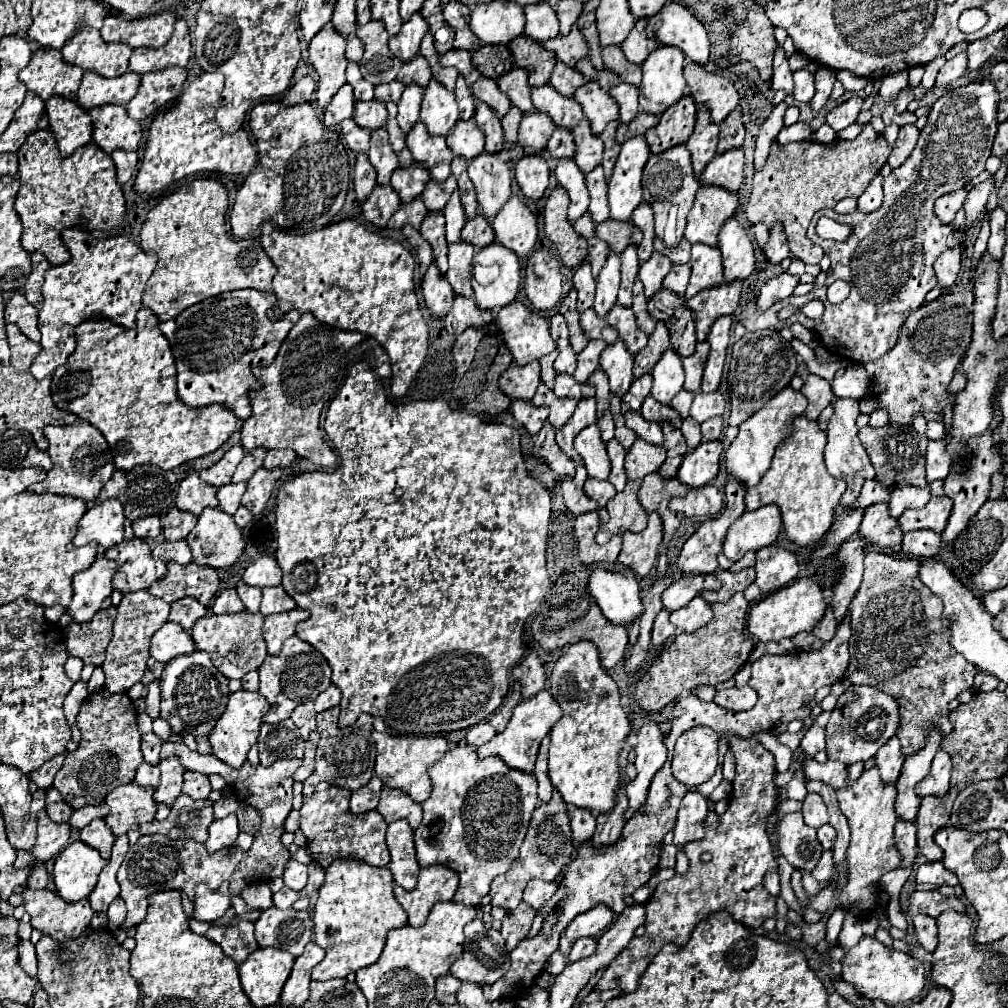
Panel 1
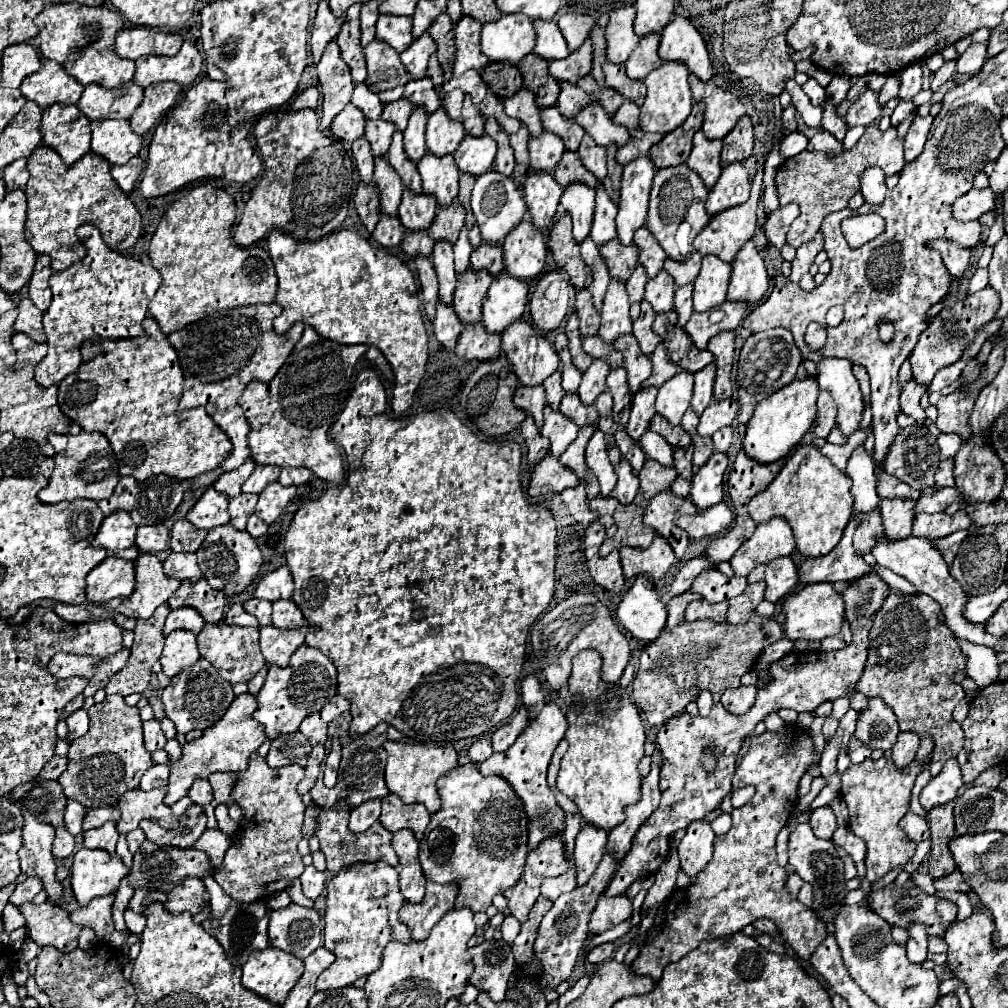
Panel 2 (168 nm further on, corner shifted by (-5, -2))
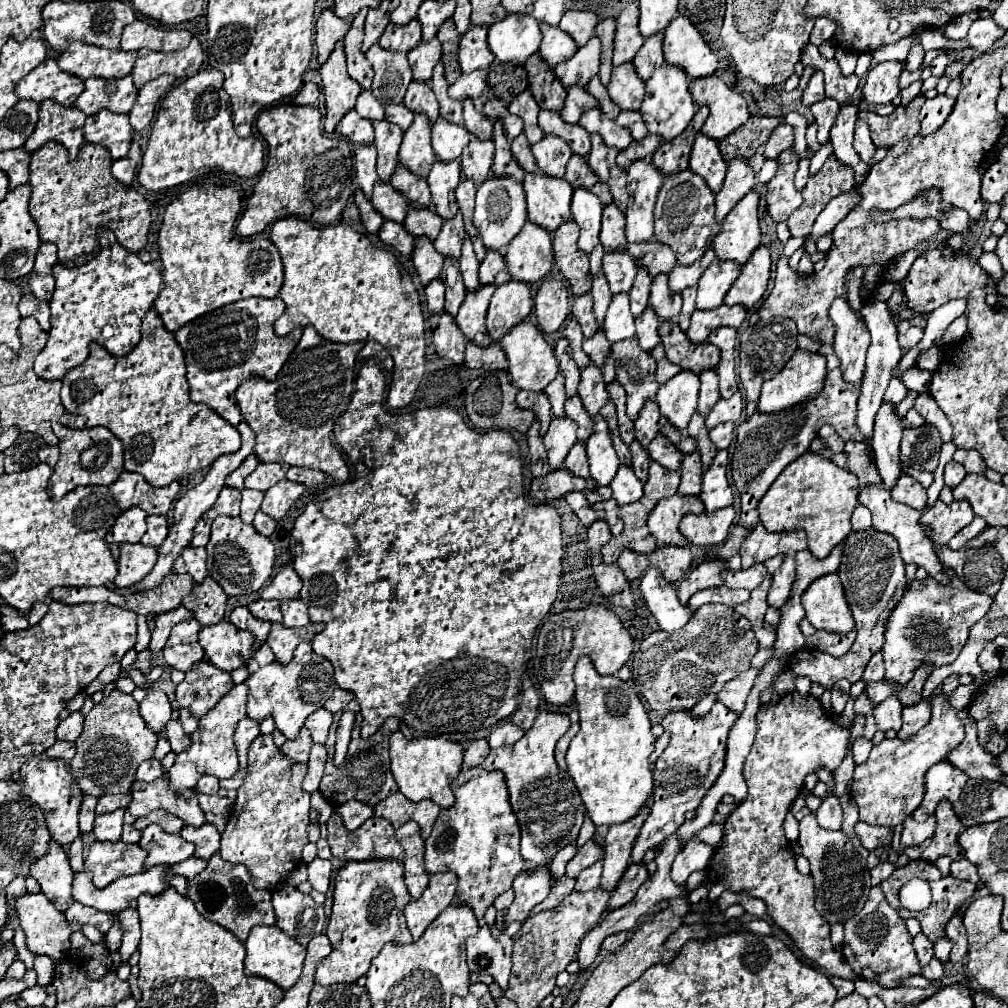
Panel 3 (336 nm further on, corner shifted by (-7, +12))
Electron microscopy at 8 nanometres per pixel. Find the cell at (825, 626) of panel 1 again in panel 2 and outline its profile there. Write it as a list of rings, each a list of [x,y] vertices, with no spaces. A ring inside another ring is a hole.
[[[844,621],[844,625],[842,625],[842,629],[840,629],[838,635],[822,639],[822,651],[836,651],[836,649],[842,649],[842,647],[846,647],[850,641],[852,641],[850,625]]]

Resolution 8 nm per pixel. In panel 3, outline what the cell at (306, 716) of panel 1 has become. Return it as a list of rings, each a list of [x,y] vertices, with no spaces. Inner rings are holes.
[[[318,709],[306,719],[306,729],[310,731],[314,743],[320,743],[320,745],[326,743],[330,725],[332,725],[332,715],[326,709]]]

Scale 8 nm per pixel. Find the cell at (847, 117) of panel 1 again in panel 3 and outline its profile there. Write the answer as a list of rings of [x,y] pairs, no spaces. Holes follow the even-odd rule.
[[[902,61],[878,63],[866,77],[866,85],[862,89],[864,103],[882,105],[892,103],[892,99],[900,93],[900,73],[904,71]]]

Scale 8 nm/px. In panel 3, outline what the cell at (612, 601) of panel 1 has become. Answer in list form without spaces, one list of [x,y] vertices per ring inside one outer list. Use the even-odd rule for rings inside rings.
[[[658,569],[646,571],[640,579],[640,593],[662,631],[678,631],[694,615],[690,605],[682,605],[682,601],[678,601],[674,585],[670,585]]]

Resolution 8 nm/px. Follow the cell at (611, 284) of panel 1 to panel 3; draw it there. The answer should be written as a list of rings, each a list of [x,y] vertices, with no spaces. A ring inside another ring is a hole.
[[[620,293],[612,297],[612,303],[608,307],[606,319],[604,319],[604,333],[610,343],[618,343],[622,339],[634,337],[634,315],[630,313],[628,295]]]

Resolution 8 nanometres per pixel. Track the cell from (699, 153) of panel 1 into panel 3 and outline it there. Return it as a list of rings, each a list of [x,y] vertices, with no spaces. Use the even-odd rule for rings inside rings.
[[[702,133],[696,135],[692,155],[690,155],[690,169],[704,177],[708,187],[718,193],[726,175],[726,161],[720,157],[718,143]]]

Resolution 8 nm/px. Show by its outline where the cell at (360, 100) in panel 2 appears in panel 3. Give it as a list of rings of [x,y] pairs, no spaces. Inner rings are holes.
[[[362,91],[356,103],[356,111],[360,117],[368,119],[368,121],[380,121],[384,119],[384,107],[376,101],[376,97],[372,95],[372,91]]]

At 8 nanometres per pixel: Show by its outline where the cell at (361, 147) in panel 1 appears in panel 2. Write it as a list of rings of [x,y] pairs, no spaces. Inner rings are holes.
[[[364,137],[354,139],[352,141],[352,153],[354,153],[356,167],[358,167],[362,181],[370,183],[372,175],[374,175],[374,155],[372,155],[372,149],[368,147],[368,141]]]

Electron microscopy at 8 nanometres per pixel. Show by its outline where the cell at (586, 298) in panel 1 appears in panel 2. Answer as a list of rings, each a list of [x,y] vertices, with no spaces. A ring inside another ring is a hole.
[[[580,289],[576,293],[576,311],[580,317],[580,333],[586,335],[596,335],[598,327],[600,327],[600,313],[596,309],[596,305],[592,303],[592,295],[590,289]]]

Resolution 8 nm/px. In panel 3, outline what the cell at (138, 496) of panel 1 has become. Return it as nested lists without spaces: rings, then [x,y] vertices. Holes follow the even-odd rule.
[[[124,471],[118,477],[118,481],[110,485],[110,493],[124,511],[130,507],[140,507],[148,515],[166,515],[178,491],[180,491],[178,481],[166,487],[152,487],[142,475],[130,471]]]

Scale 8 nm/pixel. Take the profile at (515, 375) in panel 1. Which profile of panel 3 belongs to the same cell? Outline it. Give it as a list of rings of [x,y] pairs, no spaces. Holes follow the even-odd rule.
[[[518,391],[518,397],[516,397],[516,405],[520,409],[530,409],[536,413],[536,419],[540,421],[542,429],[542,437],[546,435],[546,429],[550,427],[550,421],[552,421],[552,411],[550,411],[550,401],[544,393],[536,393],[536,391]]]

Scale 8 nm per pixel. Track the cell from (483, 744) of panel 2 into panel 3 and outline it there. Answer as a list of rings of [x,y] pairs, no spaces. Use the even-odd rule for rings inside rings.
[[[486,739],[472,741],[464,753],[464,767],[478,767],[486,759],[486,753],[490,753]]]

